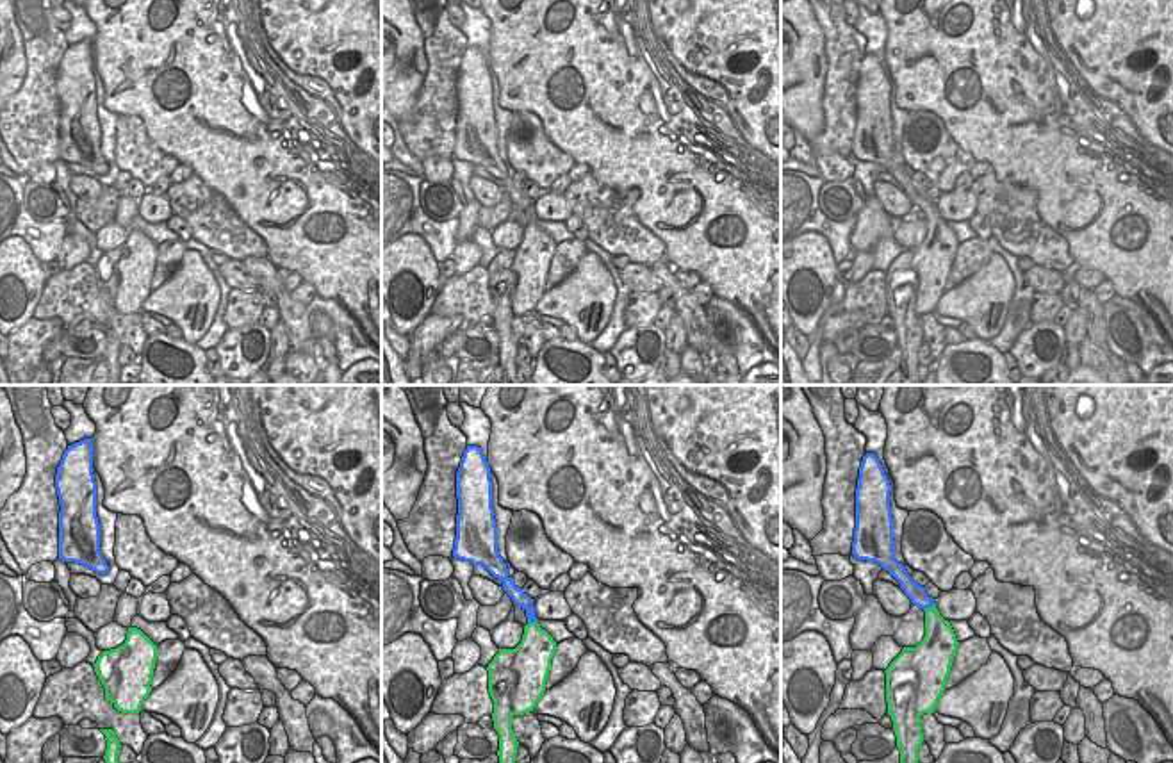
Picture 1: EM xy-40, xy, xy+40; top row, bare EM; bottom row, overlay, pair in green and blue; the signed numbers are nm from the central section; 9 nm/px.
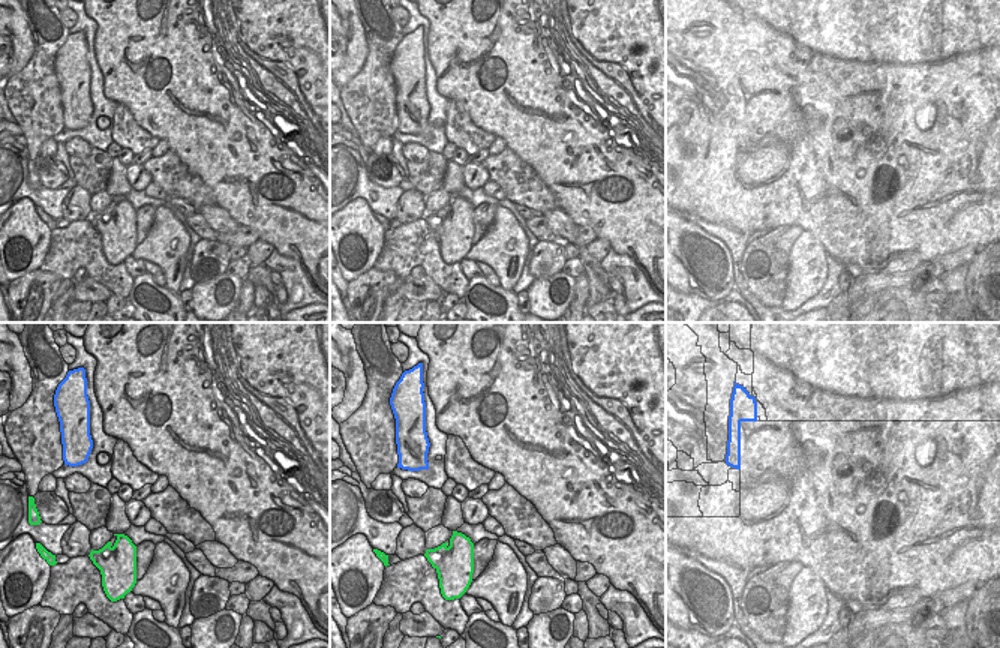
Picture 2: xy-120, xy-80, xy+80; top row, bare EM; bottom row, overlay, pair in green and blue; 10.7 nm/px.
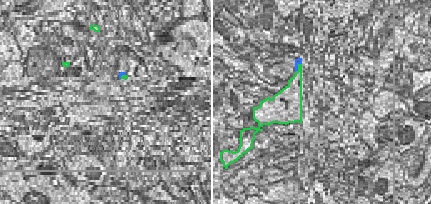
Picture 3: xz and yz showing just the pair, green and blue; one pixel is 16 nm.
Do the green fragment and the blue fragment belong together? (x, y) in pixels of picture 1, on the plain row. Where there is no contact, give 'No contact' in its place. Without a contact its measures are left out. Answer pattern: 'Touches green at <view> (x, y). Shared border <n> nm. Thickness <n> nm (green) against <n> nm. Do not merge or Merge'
Touches green at xy+40 (929, 209). Shared border 130 nm. Thickness 260 nm (green) against 160 nm. Do not merge

